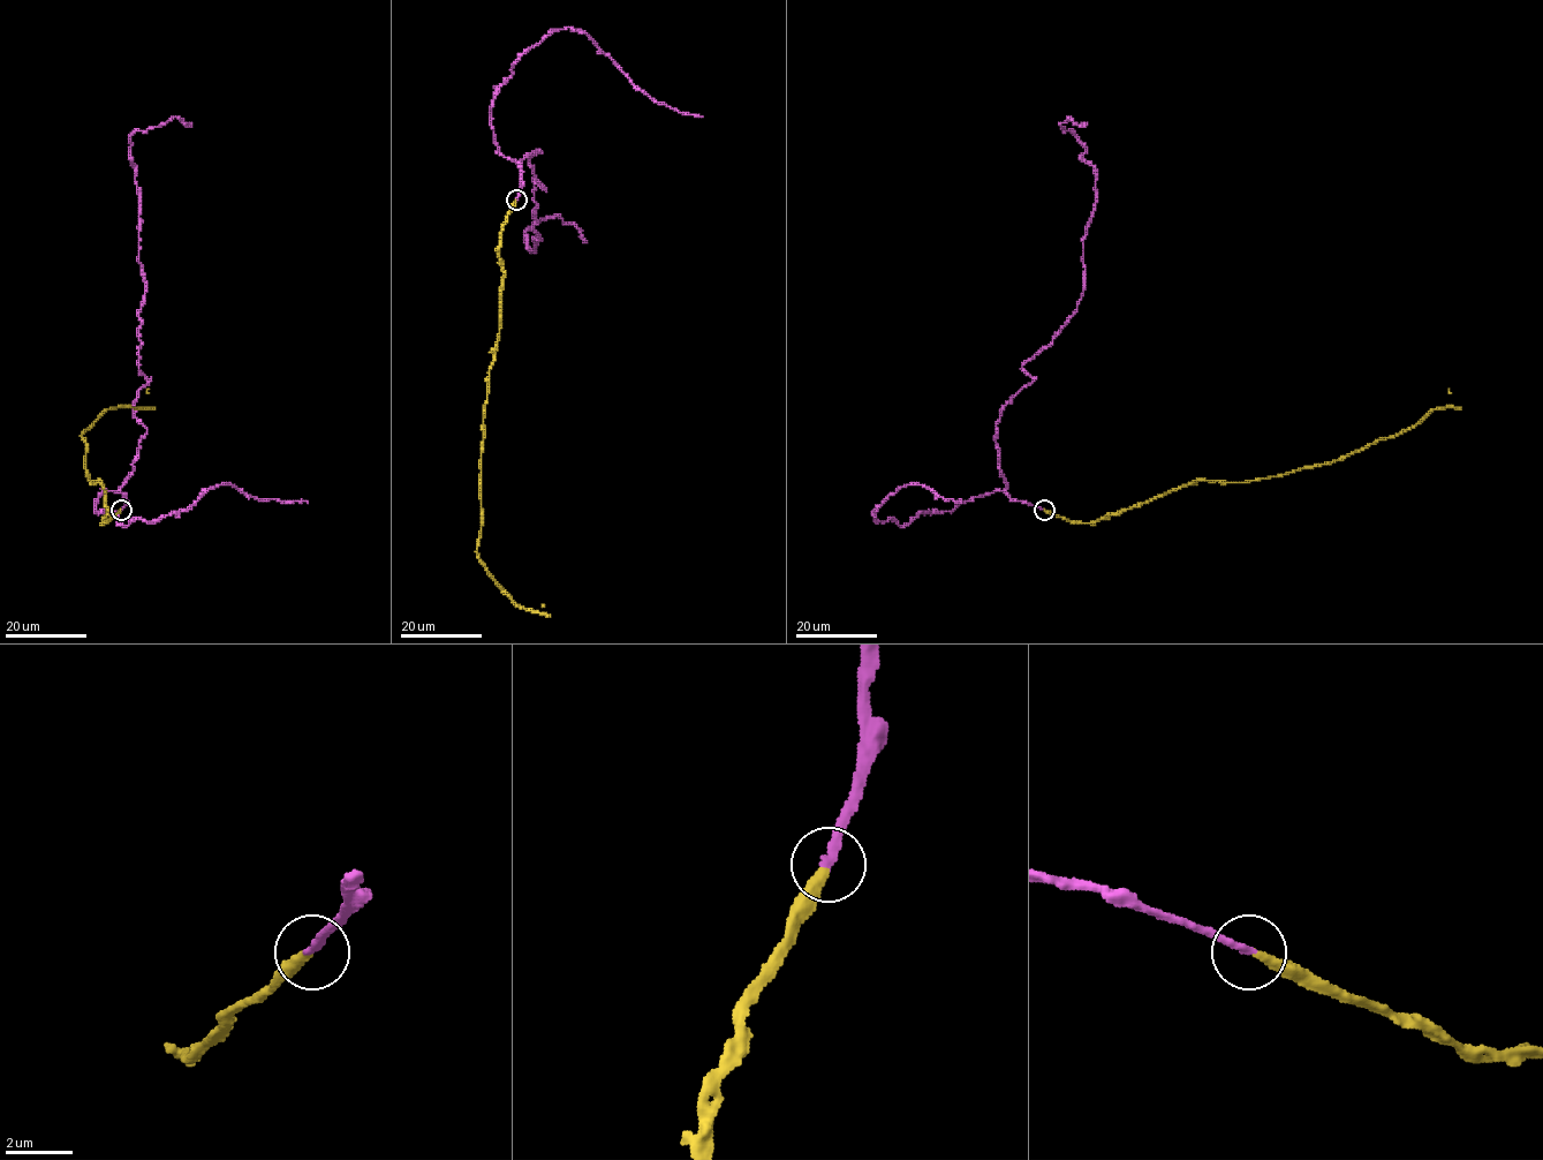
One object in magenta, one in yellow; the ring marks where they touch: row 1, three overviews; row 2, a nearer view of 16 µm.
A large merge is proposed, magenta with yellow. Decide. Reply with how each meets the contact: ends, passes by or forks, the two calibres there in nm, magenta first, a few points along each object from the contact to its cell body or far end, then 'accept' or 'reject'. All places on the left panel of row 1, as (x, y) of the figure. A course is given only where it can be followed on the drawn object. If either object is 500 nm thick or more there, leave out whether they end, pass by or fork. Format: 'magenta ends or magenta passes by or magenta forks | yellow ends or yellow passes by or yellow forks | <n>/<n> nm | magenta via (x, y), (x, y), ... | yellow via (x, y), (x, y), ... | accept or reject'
magenta ends | yellow ends | 240/280 nm | magenta via (121, 511), (146, 428), (133, 415), (148, 382), (129, 137), (176, 117), (191, 123) | yellow via (121, 511), (104, 521), (104, 488), (99, 480), (88, 479), (82, 435), (106, 409), (143, 407), (149, 389) | accept

